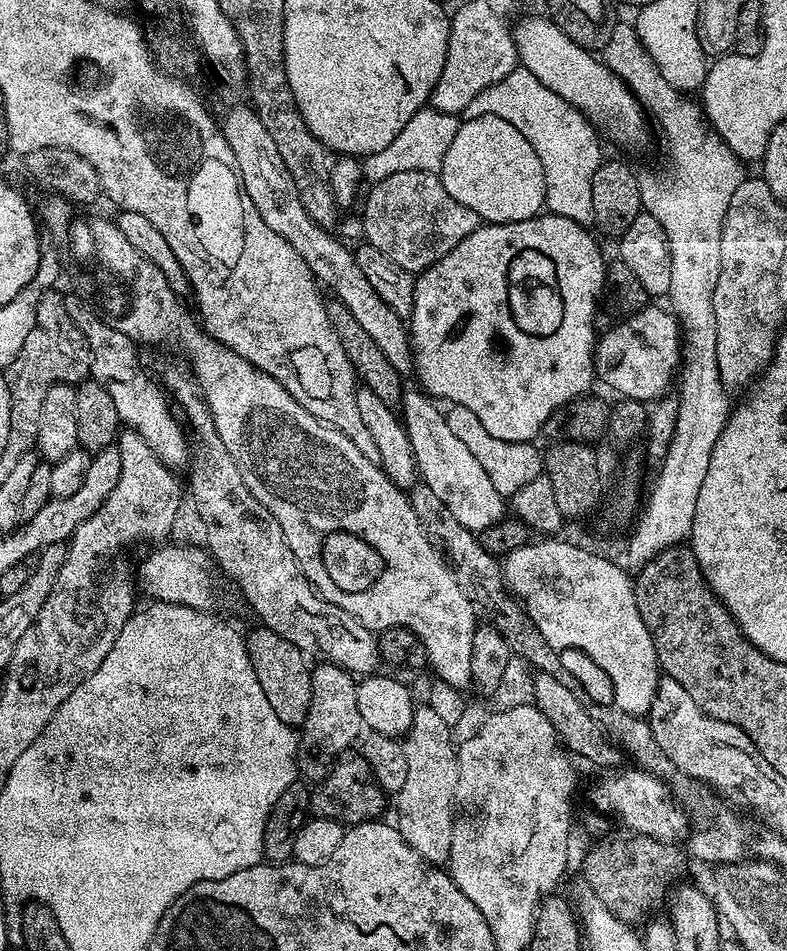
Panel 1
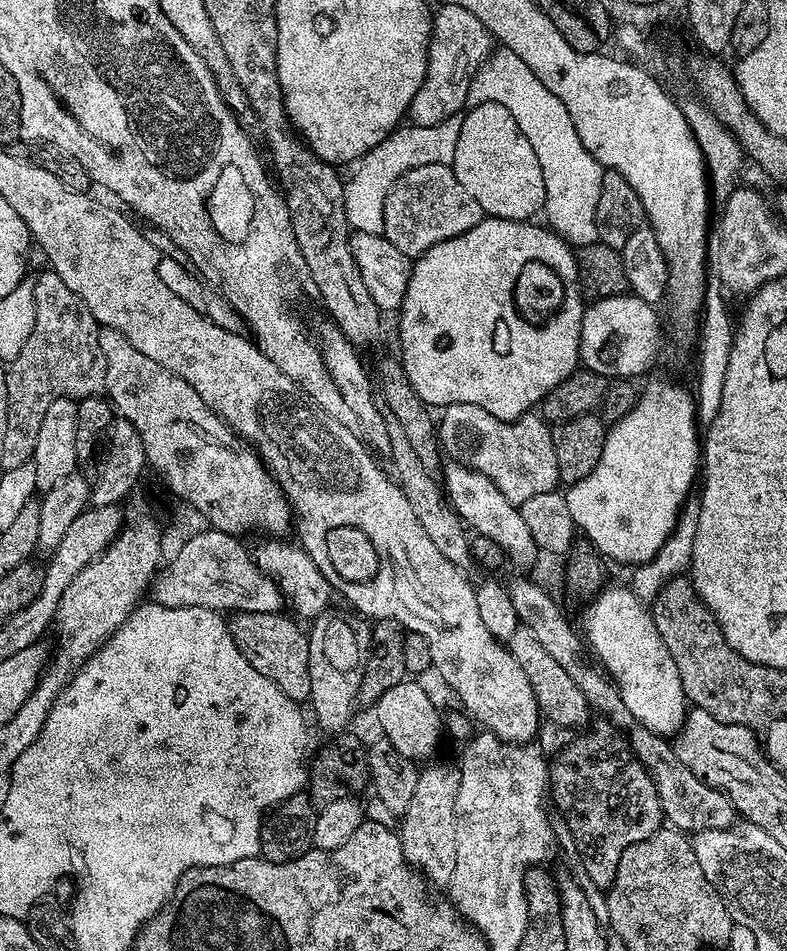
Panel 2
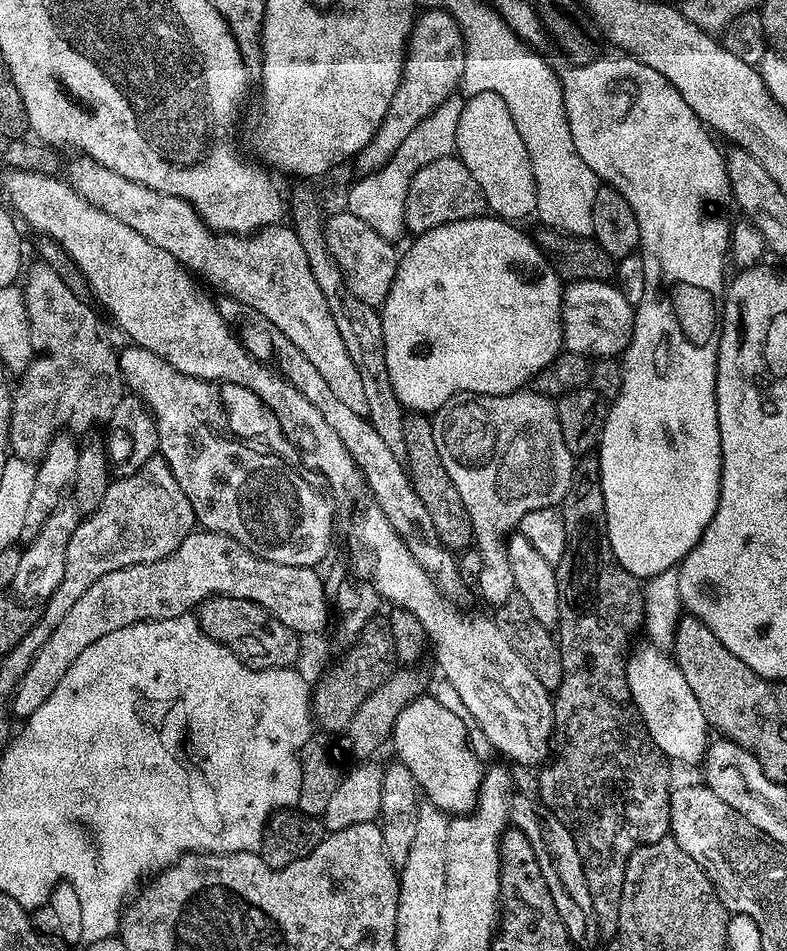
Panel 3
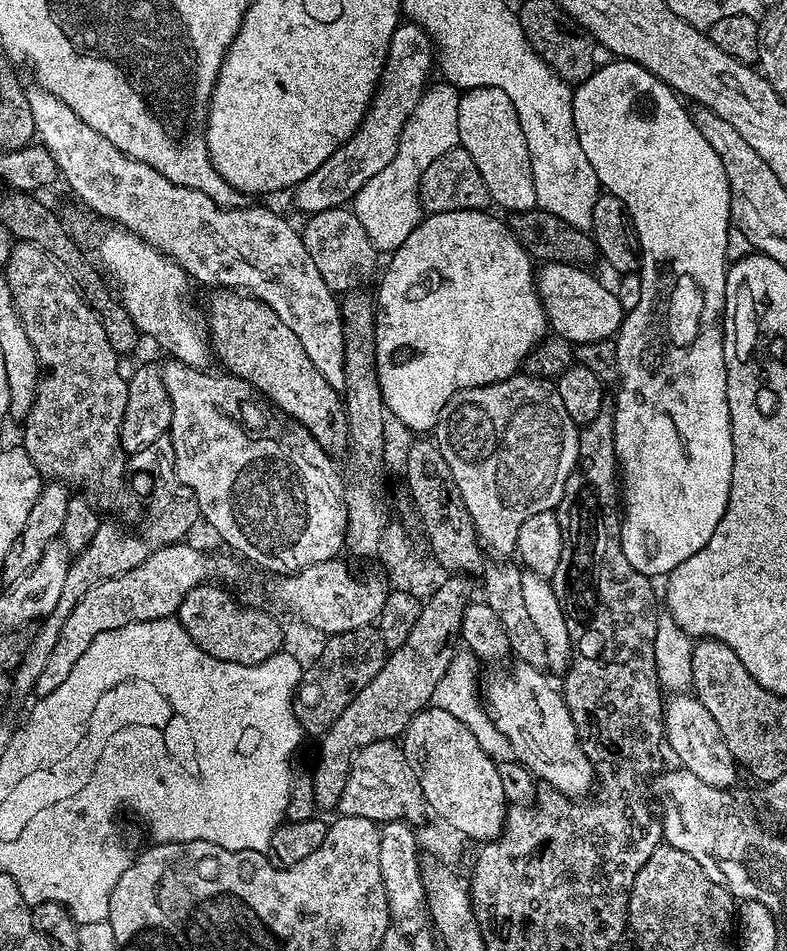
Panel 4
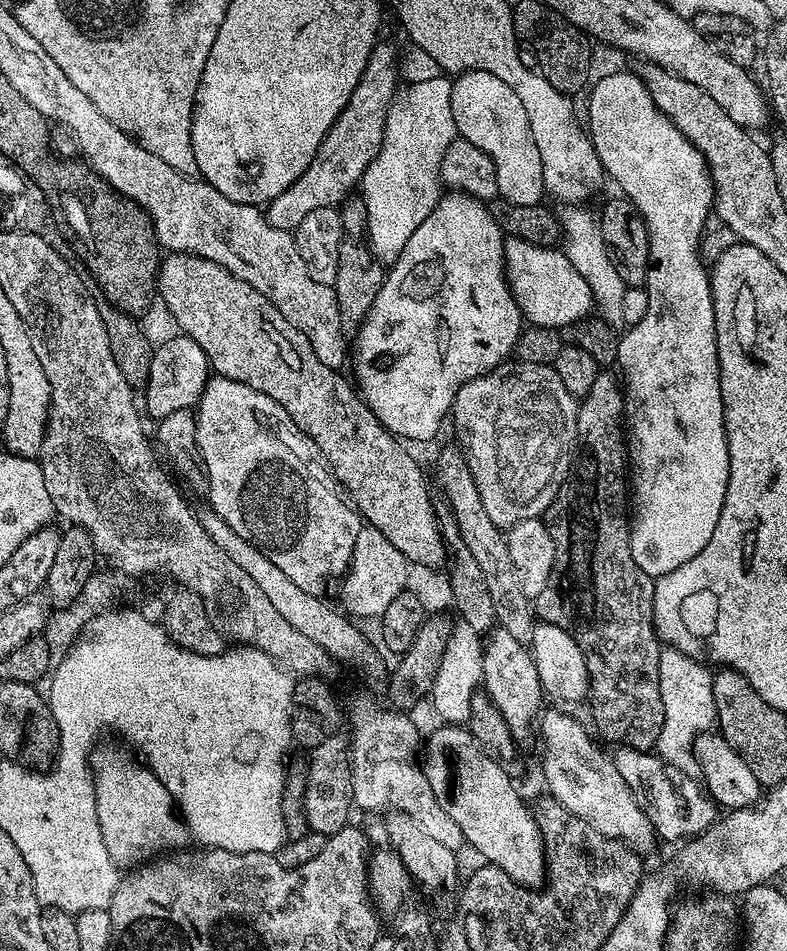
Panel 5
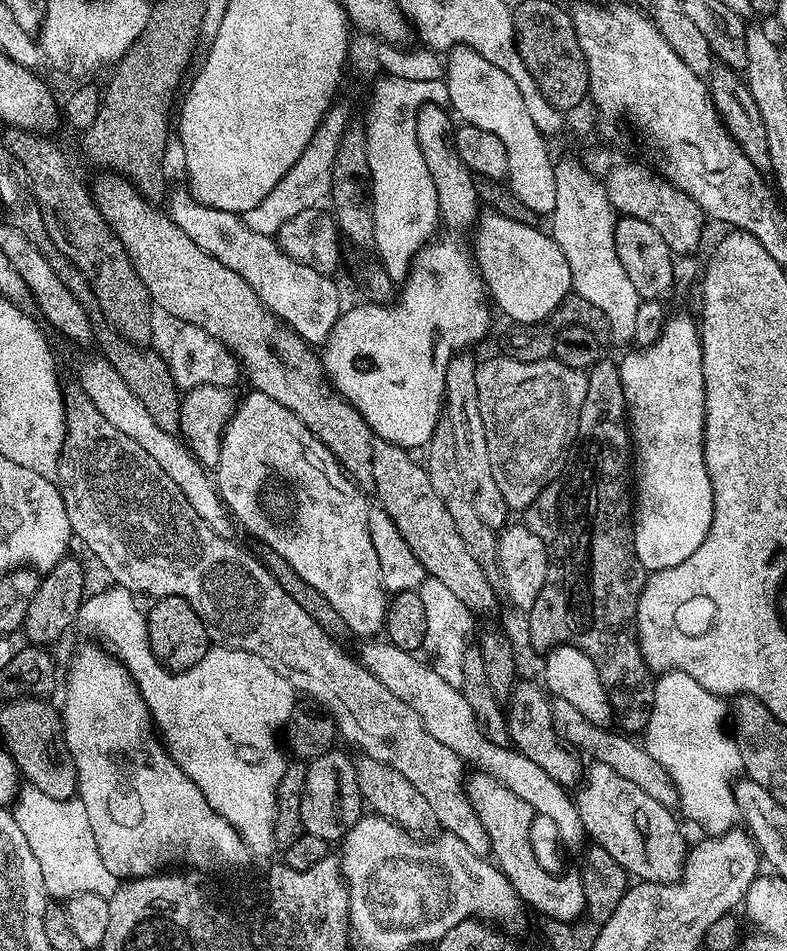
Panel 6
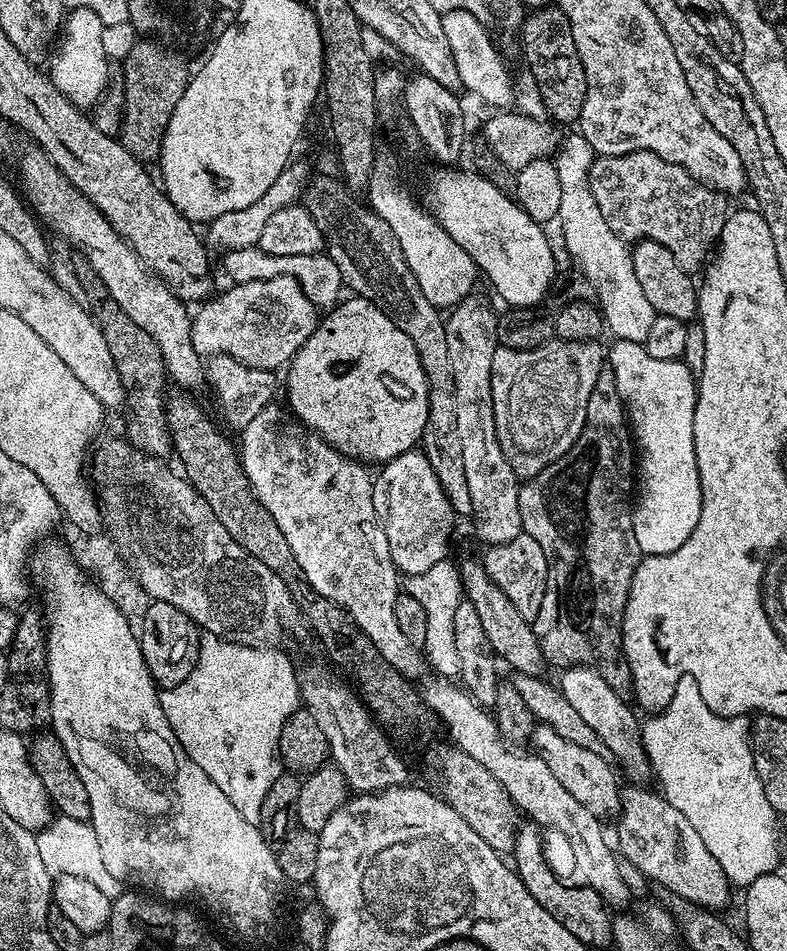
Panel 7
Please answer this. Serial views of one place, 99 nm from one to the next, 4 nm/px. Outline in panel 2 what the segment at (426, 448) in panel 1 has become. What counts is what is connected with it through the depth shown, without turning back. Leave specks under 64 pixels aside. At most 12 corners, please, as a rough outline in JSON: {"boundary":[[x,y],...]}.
{"boundary":[[443,465],[449,504],[475,535],[528,564],[538,549],[519,507],[484,474]]}

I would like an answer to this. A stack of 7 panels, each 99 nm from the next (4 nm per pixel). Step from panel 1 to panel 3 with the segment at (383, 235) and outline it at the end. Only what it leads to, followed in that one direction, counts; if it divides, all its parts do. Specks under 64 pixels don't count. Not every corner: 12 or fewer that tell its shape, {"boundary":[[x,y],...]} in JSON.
{"boundary":[[453,154],[422,166],[404,227],[419,234],[483,216],[474,174]]}

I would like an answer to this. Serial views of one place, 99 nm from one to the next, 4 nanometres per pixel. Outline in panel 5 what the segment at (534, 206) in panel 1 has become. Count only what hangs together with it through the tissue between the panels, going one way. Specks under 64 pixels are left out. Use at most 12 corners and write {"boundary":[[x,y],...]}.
{"boundary":[[486,70],[452,80],[459,139],[494,162],[501,201],[545,199],[522,98]]}

